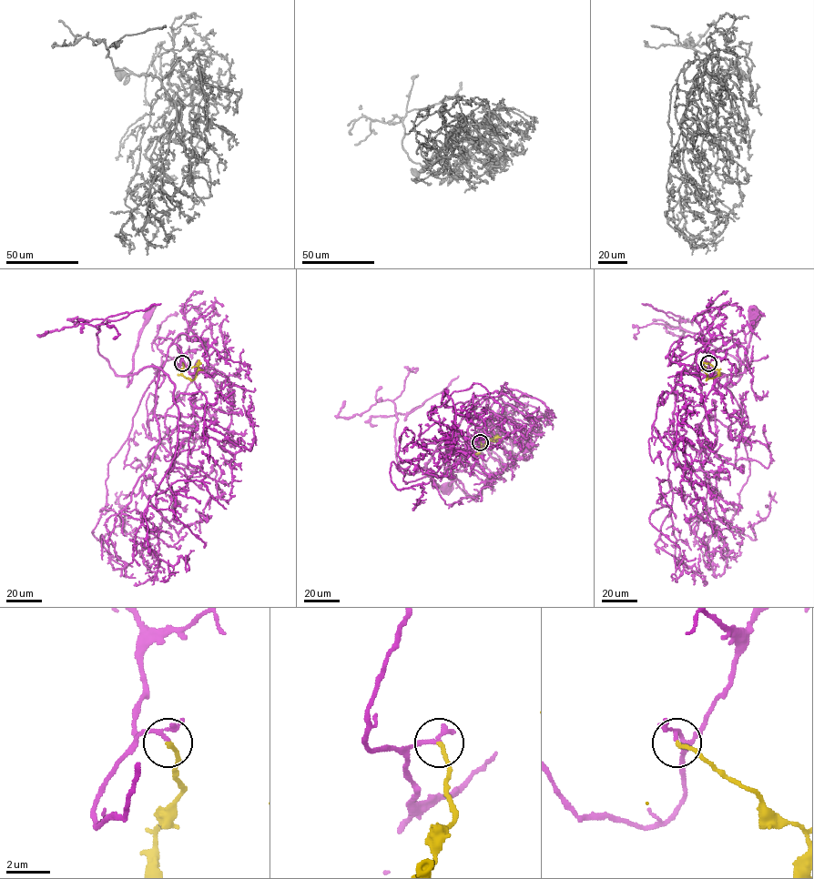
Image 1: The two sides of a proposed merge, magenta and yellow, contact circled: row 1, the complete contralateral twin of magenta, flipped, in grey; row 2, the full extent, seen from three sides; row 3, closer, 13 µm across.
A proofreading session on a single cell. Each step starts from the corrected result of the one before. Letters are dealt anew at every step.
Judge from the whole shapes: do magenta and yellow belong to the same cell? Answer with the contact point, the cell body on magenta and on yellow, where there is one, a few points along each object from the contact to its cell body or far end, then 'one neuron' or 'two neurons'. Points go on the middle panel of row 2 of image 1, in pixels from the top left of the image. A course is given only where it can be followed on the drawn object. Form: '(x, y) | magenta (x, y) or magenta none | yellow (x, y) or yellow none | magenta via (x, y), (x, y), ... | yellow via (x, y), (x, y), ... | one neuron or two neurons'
(480, 442) | magenta (446, 489) | yellow none | magenta via (480, 442), (474, 441), (480, 429), (466, 440), (455, 426), (436, 448), (425, 463), (426, 476), (446, 489) | yellow via (480, 442), (479, 452), (485, 443), (493, 441), (495, 436), (495, 441) | one neuron

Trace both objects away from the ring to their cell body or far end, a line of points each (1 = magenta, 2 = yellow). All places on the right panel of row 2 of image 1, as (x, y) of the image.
1: (708, 362), (695, 358), (707, 343), (692, 368), (738, 380), (755, 315)
2: (708, 363), (718, 373), (707, 379), (702, 364), (707, 363)

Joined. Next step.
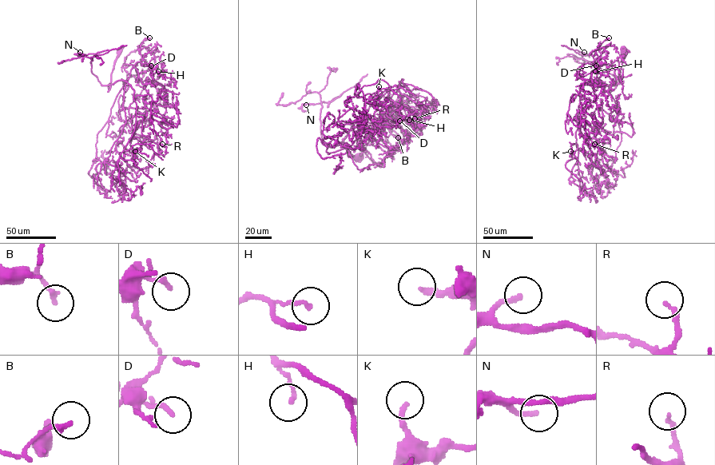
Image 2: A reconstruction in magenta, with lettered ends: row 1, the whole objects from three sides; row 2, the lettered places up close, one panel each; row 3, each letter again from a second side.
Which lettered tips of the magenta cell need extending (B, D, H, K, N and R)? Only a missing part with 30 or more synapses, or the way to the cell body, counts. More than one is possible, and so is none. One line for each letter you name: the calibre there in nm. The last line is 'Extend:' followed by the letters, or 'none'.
K: Thickness 200 nm
R: Thickness 170 nm
Extend: K, R

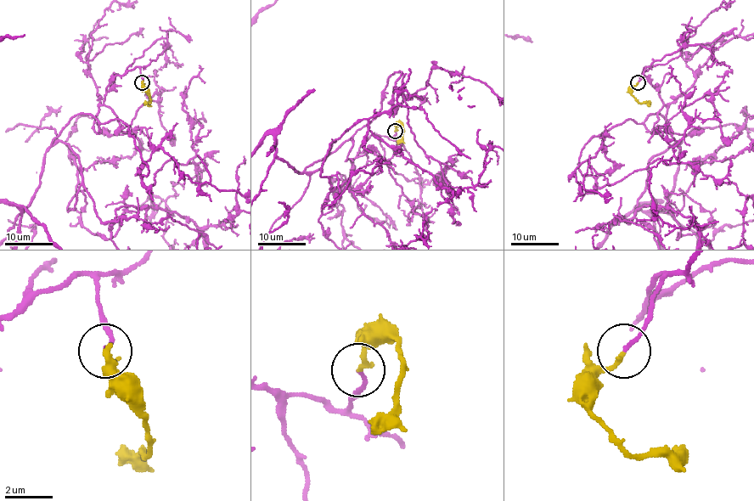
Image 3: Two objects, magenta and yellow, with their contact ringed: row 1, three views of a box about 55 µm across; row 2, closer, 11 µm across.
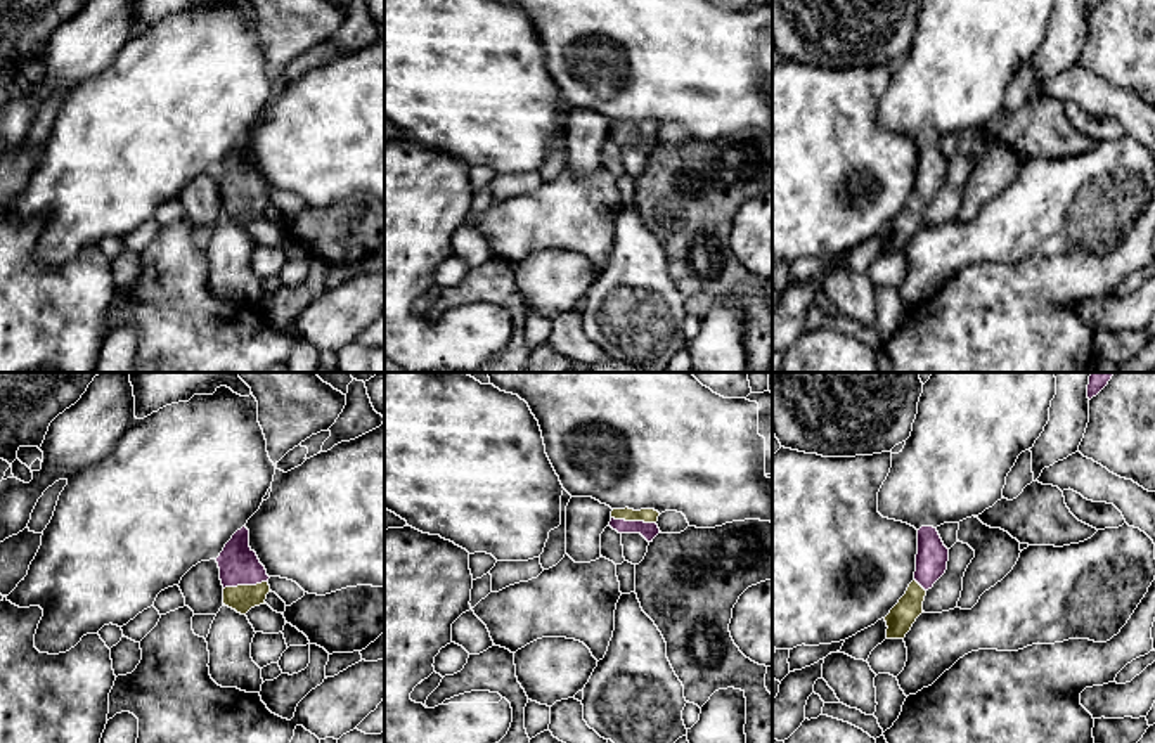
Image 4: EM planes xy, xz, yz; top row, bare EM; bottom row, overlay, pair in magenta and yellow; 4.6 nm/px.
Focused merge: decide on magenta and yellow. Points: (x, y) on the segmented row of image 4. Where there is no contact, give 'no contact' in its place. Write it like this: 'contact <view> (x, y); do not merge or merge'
contact xy (245, 584); merge

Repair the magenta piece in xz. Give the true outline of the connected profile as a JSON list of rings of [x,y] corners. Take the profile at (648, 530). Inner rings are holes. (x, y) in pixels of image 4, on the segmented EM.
[[[613,509],[610,527],[618,533],[641,533],[648,542],[660,533],[656,525],[660,513],[655,509]]]

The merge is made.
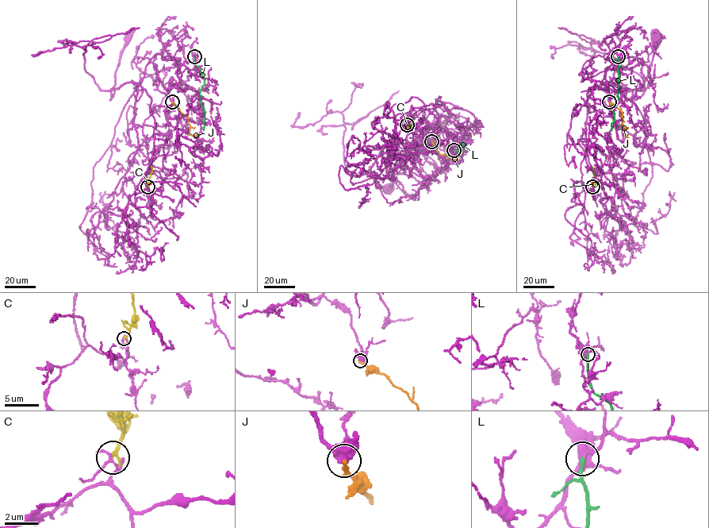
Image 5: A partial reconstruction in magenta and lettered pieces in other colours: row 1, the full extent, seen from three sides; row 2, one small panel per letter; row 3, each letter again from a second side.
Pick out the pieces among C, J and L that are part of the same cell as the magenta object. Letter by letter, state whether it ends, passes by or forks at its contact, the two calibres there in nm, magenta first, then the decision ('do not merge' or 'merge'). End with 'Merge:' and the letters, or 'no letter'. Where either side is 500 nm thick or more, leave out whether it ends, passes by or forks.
C: it ends; calibres 130 and 200 nm; do not merge
J: it ends; calibres 480 and 240 nm; do not merge
L: it ends; calibres 400 and 220 nm; do not merge
Merge: no letter

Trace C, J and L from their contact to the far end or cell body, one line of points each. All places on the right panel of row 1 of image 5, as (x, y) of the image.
C: (592, 186), (595, 179), (592, 166)
J: (609, 102), (622, 112), (624, 135), (628, 137)
L: (618, 57), (618, 98), (611, 108), (615, 118), (611, 130)

